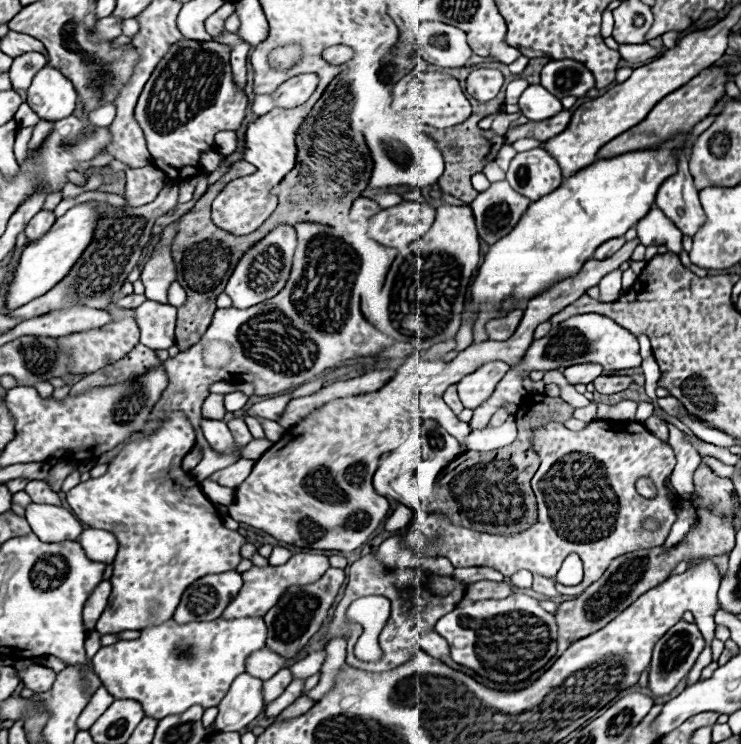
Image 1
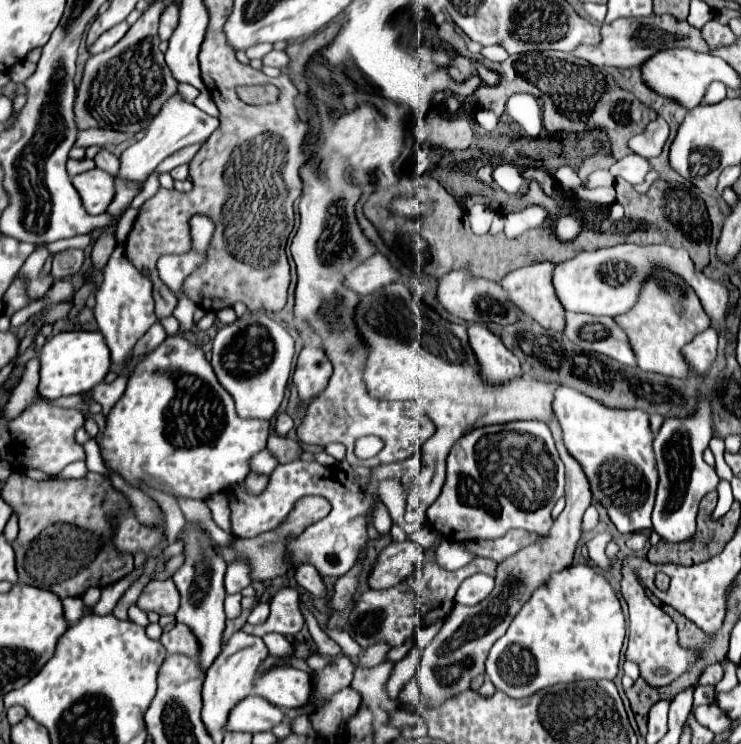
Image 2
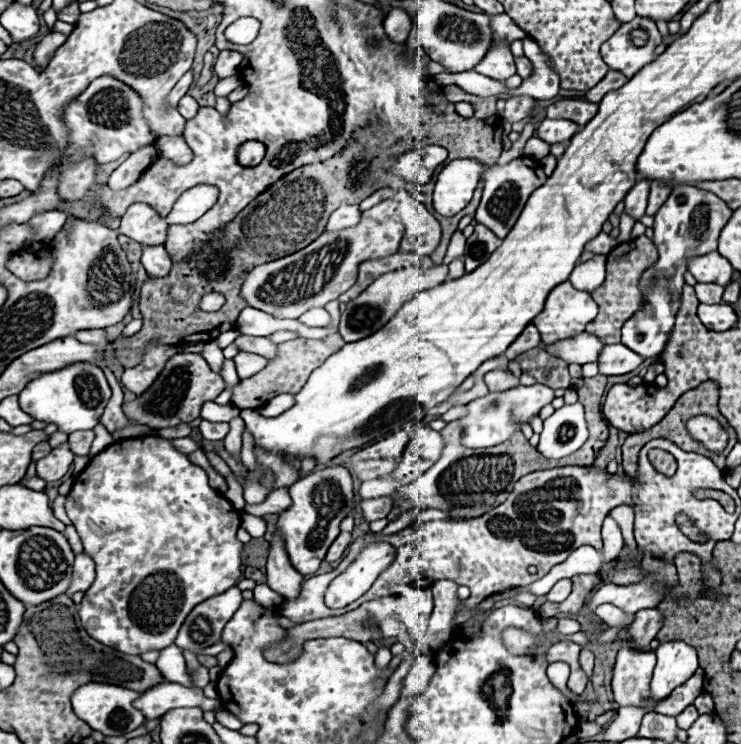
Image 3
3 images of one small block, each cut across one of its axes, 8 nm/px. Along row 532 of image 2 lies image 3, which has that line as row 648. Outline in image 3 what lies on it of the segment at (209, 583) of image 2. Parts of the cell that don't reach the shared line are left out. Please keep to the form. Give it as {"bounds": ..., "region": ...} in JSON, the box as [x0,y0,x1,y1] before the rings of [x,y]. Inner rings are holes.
{"bounds":[174,586,242,652],"region":[[[232,586],[220,596],[212,596],[198,604],[184,620],[174,644],[182,650],[200,652],[220,642],[226,622],[242,604],[242,590]]]}

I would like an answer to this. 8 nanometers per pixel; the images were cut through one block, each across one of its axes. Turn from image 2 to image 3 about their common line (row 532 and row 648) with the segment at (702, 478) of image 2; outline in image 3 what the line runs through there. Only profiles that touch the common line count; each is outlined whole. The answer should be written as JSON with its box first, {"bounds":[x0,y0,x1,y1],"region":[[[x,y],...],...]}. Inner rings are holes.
{"bounds":[650,642,698,702],"region":[[[666,642],[656,648],[658,664],[652,676],[650,702],[666,698],[674,688],[682,686],[698,668],[696,650],[684,642]]]}

